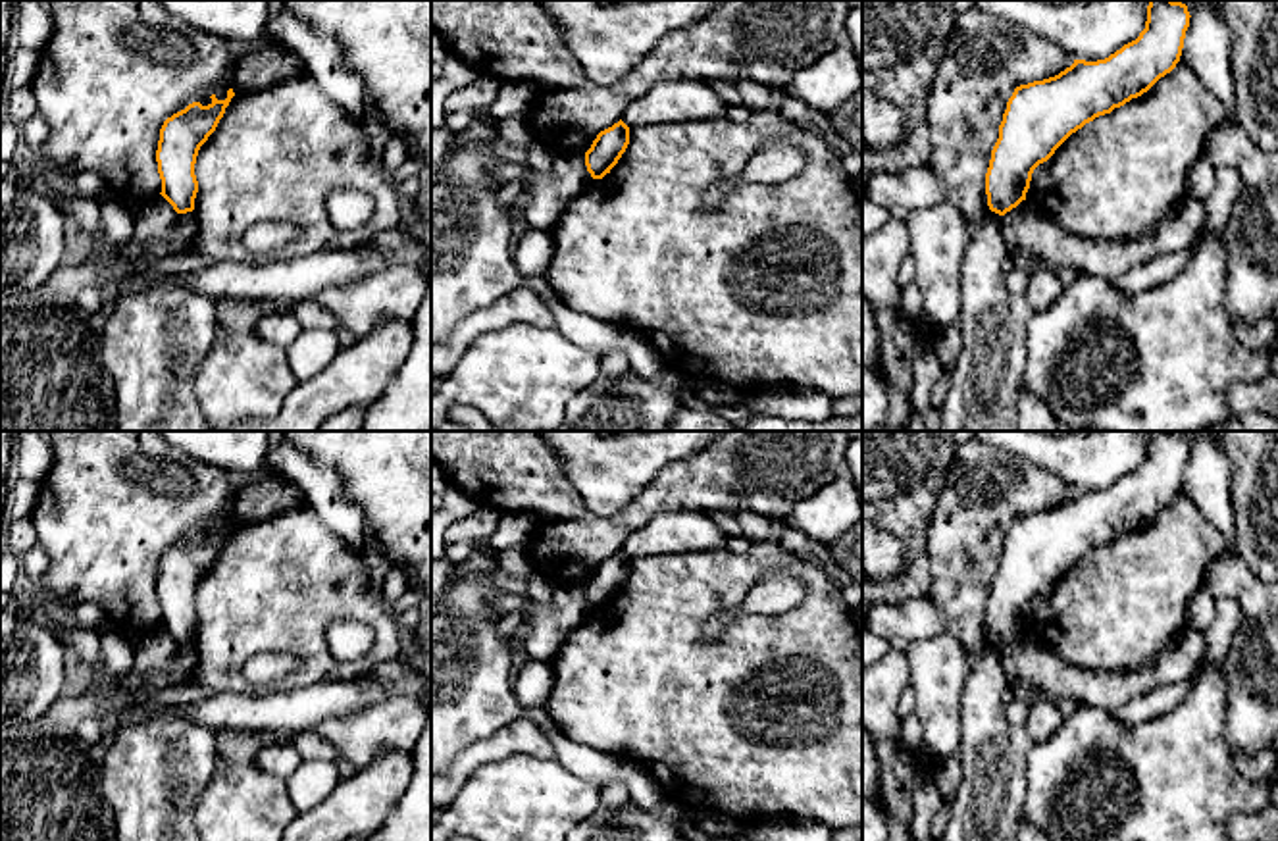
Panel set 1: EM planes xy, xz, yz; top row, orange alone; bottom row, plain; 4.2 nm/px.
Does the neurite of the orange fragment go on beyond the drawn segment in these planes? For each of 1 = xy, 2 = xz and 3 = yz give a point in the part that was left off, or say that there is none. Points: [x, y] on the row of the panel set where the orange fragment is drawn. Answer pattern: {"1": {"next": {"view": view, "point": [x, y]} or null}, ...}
{"1": {"next": null}, "2": {"next": null}, "3": {"next": null}}

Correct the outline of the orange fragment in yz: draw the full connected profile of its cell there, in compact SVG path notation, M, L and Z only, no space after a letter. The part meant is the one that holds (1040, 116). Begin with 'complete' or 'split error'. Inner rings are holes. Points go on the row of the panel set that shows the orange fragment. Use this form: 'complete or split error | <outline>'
complete | M1149 0L1145 29L1136 40L1105 60L1074 60L1070 67L1055 77L1016 87L1007 102L985 173L989 210L1005 216L1016 208L1026 200L1034 169L1047 162L1072 133L1141 96L1170 73L1180 62L1189 17L1188 6L1182 2Z

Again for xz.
complete | M620 119L601 131L585 152L585 166L593 179L602 179L618 164L629 144L629 127Z

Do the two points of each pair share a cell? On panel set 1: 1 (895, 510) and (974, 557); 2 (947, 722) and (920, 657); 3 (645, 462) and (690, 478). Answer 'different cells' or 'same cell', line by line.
1: different cells
2: same cell
3: different cells

